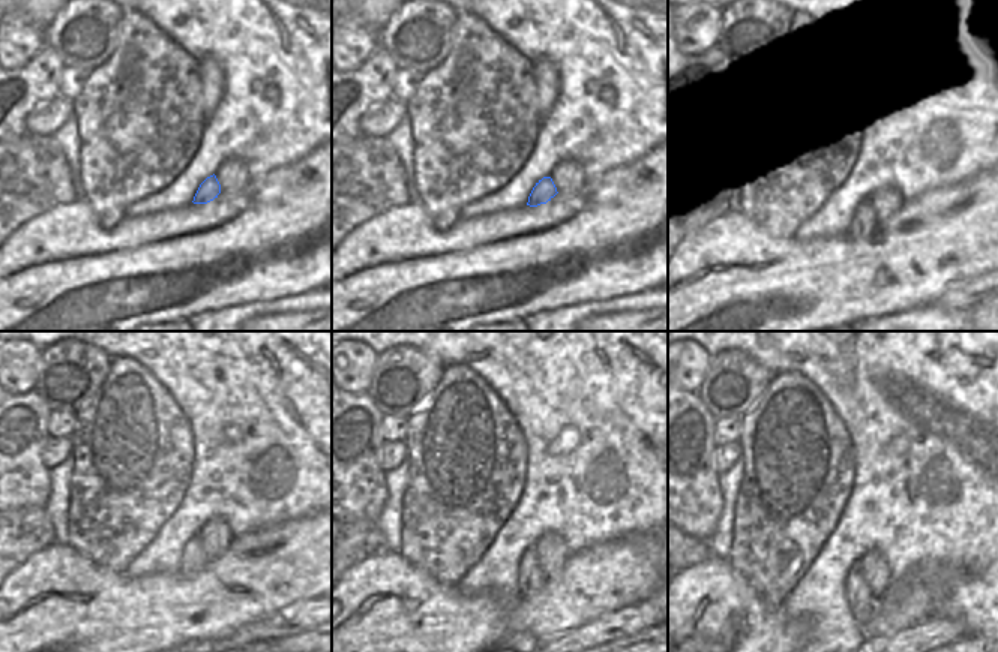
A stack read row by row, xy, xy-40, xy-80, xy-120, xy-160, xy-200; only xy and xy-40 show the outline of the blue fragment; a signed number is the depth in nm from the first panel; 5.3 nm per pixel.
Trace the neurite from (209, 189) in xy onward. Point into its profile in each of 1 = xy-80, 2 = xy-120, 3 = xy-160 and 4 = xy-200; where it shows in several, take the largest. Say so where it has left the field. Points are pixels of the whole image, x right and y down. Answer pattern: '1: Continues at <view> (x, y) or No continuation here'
1: Continues at xy-80 (865, 222)
2: Continues at xy-120 (194, 558)
3: Continues at xy-160 (530, 577)
4: Continues at xy-200 (857, 592).

